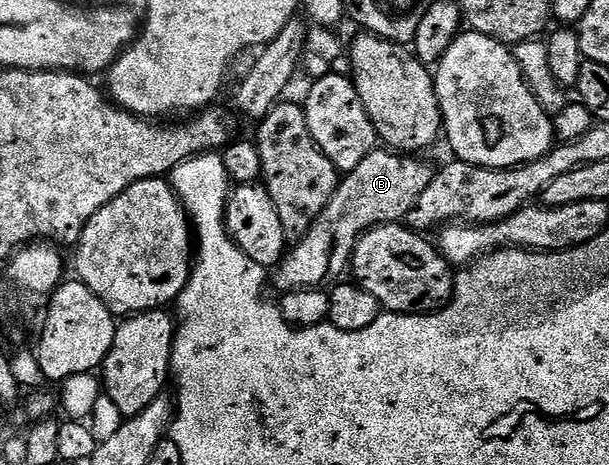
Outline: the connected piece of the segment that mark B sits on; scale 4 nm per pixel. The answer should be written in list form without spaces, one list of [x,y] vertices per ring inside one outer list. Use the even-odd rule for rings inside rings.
[[[378,148],[370,152],[359,168],[348,171],[338,181],[335,196],[331,196],[327,208],[323,208],[315,224],[311,224],[301,241],[281,259],[281,265],[274,273],[277,275],[274,278],[272,275],[272,285],[274,282],[278,291],[284,292],[325,288],[340,279],[340,274],[350,269],[357,241],[374,226],[397,224],[408,219],[411,208],[415,208],[415,200],[419,200],[427,184],[431,184],[434,167],[417,158],[420,157],[406,156],[392,148]]]

